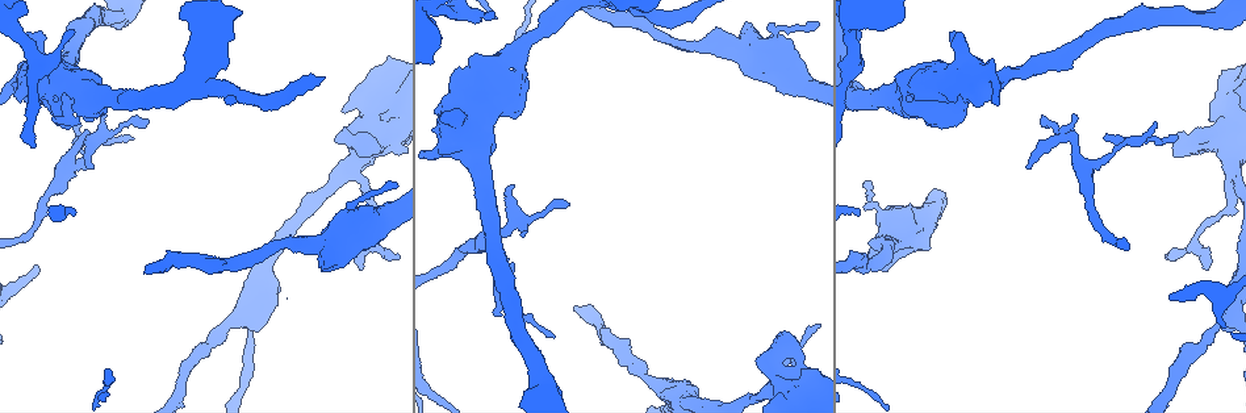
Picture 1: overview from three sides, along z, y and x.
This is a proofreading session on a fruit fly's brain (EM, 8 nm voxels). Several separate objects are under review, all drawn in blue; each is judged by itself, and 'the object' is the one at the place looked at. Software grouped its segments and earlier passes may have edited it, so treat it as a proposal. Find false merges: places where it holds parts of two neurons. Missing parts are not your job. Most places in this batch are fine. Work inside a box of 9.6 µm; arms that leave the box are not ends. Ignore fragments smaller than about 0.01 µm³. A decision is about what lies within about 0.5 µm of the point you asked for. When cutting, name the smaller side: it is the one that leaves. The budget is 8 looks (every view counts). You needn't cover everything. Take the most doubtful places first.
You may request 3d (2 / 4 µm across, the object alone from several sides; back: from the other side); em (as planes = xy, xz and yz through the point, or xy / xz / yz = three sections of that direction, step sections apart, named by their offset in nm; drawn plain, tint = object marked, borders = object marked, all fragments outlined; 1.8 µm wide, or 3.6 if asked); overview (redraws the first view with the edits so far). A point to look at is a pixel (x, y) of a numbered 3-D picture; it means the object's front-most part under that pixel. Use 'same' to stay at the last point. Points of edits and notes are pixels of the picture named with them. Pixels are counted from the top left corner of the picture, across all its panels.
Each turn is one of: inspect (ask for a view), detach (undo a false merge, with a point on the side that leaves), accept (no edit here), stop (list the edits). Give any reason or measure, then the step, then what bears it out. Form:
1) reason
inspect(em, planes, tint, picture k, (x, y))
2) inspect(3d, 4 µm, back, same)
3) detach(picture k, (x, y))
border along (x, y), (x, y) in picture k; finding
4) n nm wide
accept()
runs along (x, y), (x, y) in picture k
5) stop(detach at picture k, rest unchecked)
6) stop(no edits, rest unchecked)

inspect(em, xy, step 16, tint, picture 1, (483, 71))

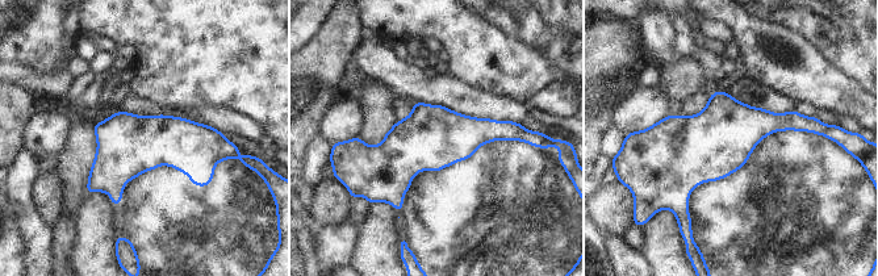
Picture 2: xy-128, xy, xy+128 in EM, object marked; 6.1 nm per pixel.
inspect(em, planes, tint, same)

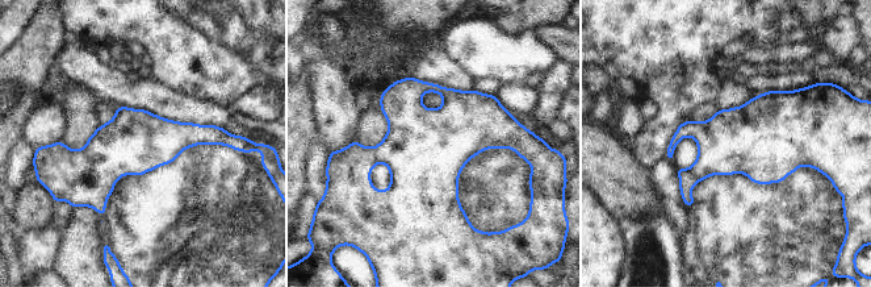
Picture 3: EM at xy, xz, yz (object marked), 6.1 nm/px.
accept()
all the same neuron

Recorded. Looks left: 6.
side arm on a straight run
inspect(em, planes, tint, picture 1, (94, 136))

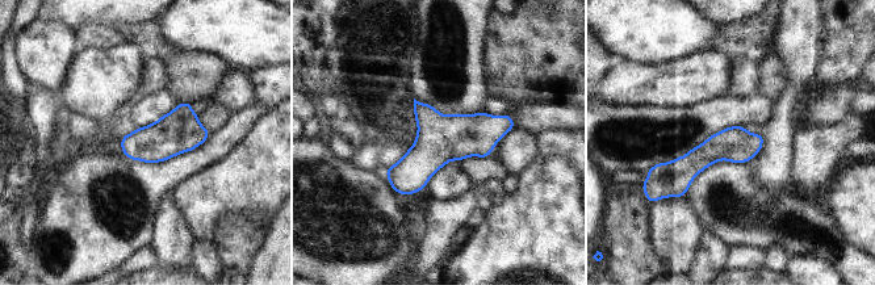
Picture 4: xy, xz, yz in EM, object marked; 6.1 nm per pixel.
accept()
runs along (510, 124), (444, 138), (390, 177) in picture 4; all the same neuron

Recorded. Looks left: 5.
sharp bend
inspect(em, planes, tint, picture 1, (1198, 241))

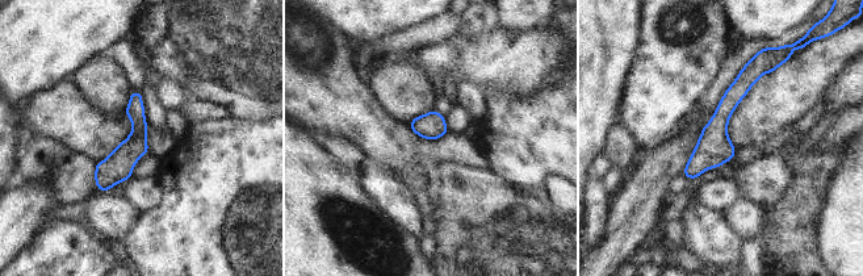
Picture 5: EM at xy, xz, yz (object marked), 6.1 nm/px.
accept()
runs along (753, 63), (690, 175) in picture 5; all the same neuron

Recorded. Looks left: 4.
stop(no edits, rest unchecked)

